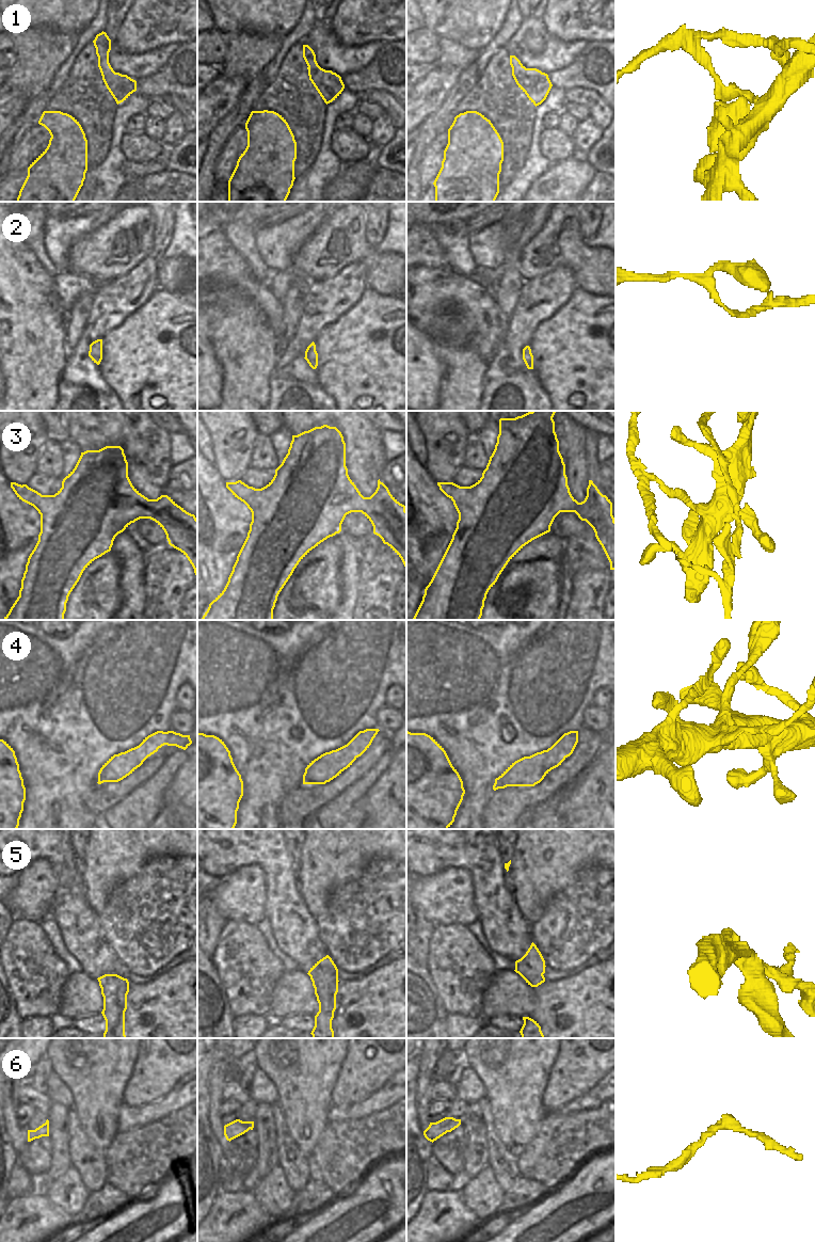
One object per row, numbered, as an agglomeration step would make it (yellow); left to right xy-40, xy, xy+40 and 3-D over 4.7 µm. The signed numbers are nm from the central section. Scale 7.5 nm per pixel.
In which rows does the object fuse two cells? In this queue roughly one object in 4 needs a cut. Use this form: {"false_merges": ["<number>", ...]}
{"false_merges": ["1", "3", "4", "5"]}

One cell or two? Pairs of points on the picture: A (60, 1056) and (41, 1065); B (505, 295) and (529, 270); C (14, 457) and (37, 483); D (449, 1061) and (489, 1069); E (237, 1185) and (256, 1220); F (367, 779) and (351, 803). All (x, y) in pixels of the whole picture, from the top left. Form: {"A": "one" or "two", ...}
{"A": "two", "B": "two", "C": "two", "D": "two", "E": "two", "F": "one"}

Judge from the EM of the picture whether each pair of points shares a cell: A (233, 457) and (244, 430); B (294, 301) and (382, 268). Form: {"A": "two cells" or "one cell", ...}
{"A": "one cell", "B": "two cells"}

